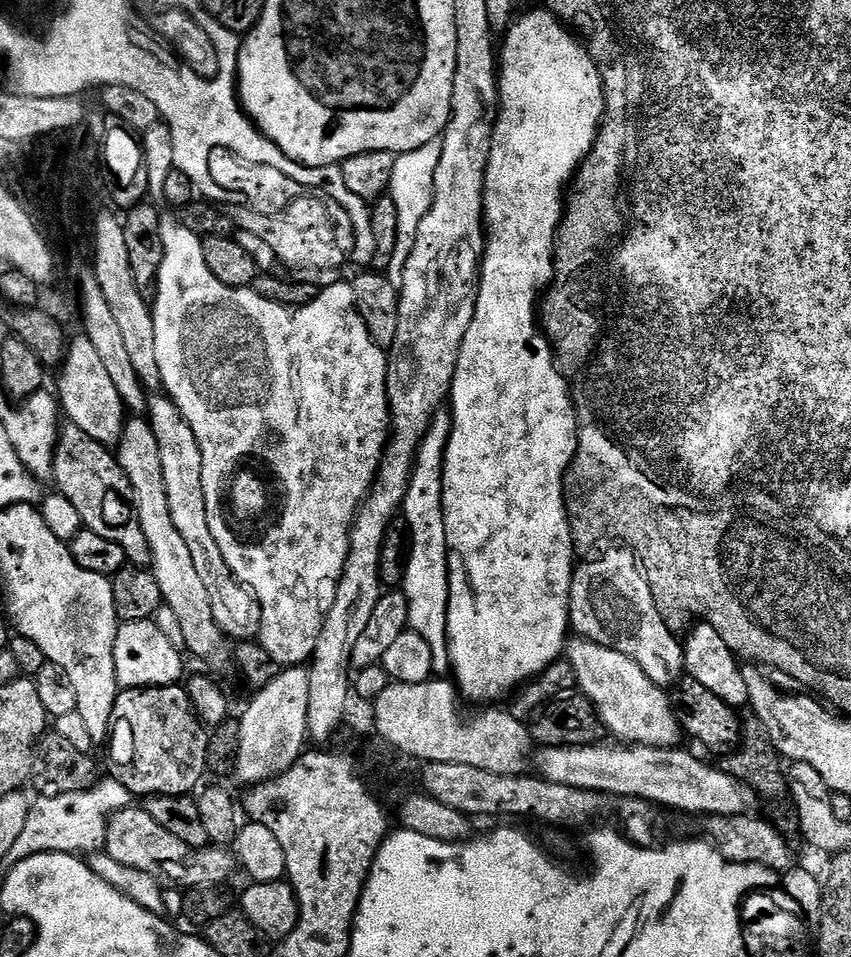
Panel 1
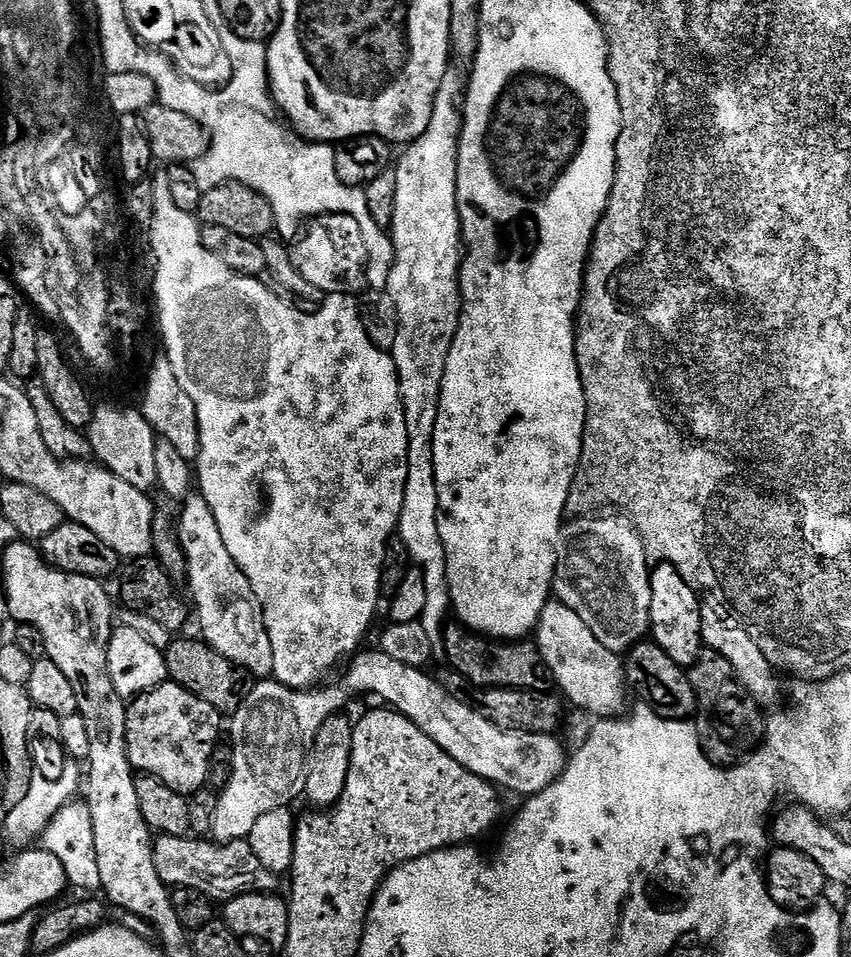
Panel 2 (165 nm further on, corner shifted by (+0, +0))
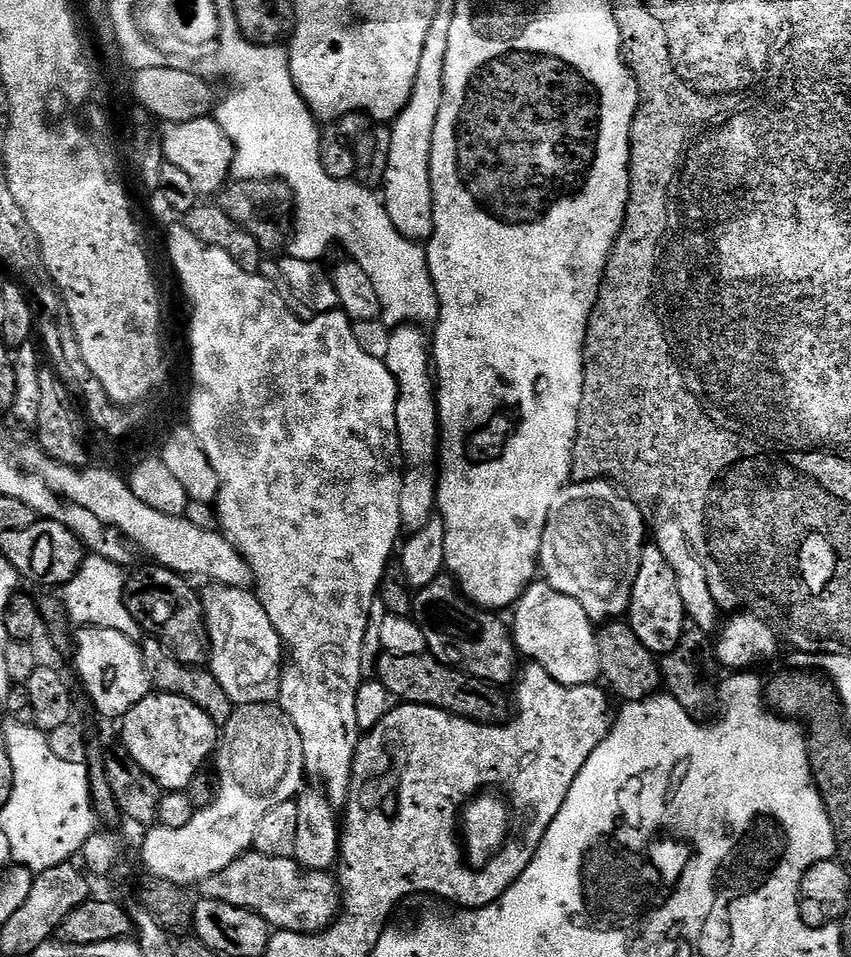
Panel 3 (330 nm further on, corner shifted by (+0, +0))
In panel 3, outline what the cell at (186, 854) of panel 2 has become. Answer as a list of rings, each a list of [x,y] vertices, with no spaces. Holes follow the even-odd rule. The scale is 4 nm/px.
[[[249,850],[230,862],[226,870],[218,870],[218,874],[201,880],[198,892],[206,900],[248,908],[281,932],[322,932],[342,912],[340,882],[331,871],[310,872],[291,856],[274,858],[255,850]]]

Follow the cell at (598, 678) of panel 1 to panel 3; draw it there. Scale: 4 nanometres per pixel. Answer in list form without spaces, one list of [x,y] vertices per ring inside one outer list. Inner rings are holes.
[[[533,582],[515,605],[515,612],[516,621],[510,624],[512,635],[516,638],[517,649],[529,661],[542,665],[555,680],[566,686],[596,684],[601,679],[596,645],[598,632],[577,600],[554,590],[547,582]]]

